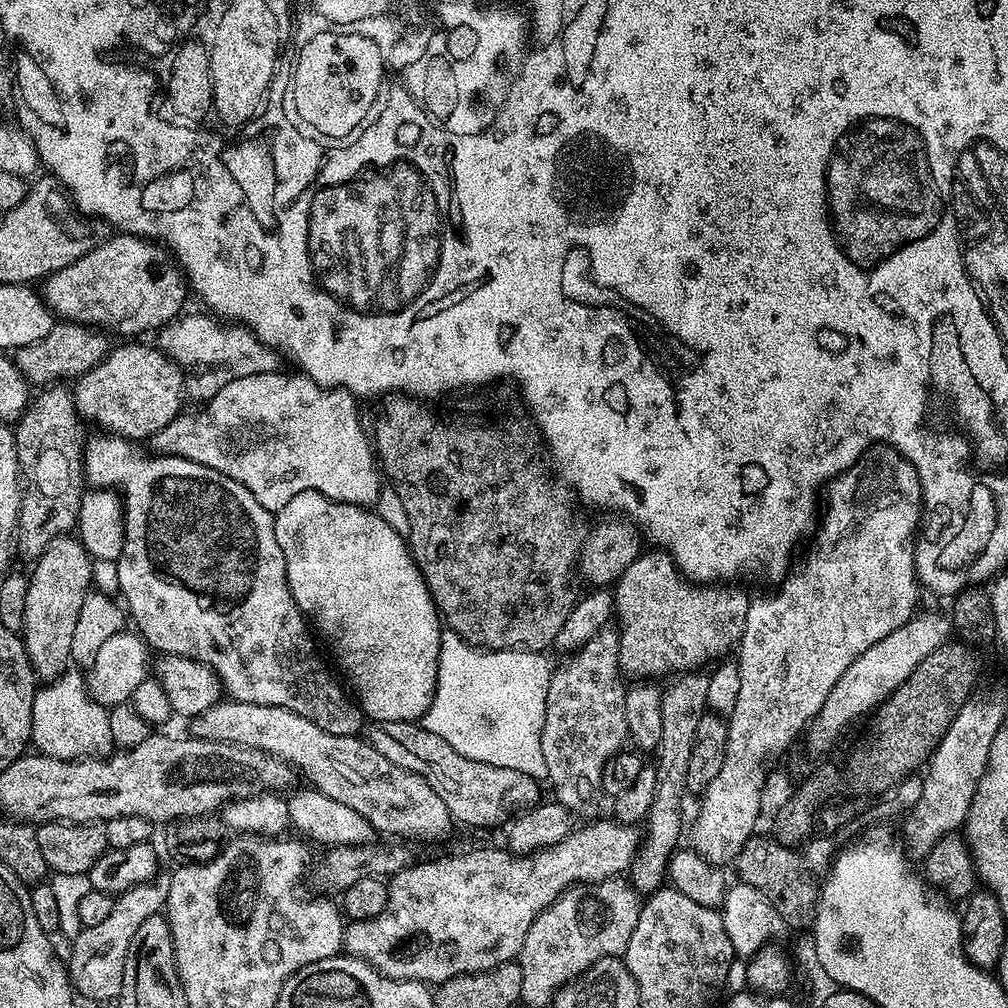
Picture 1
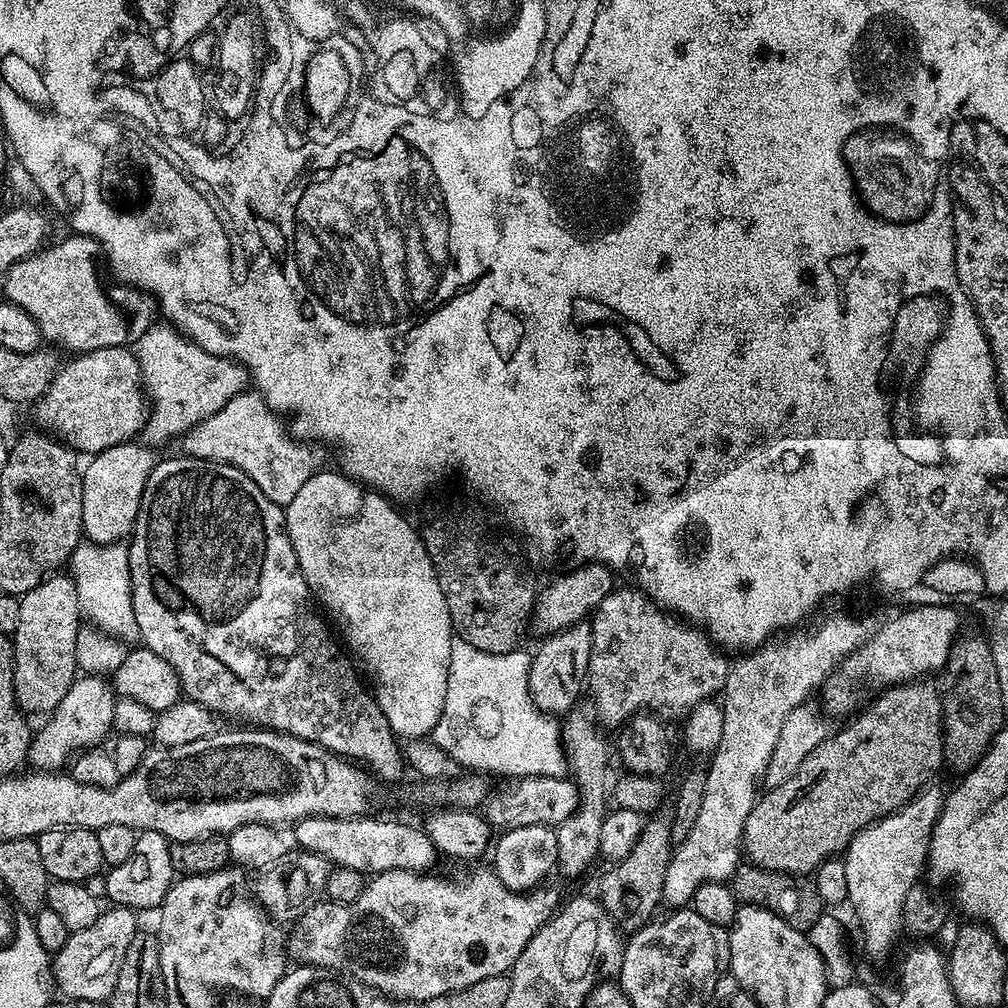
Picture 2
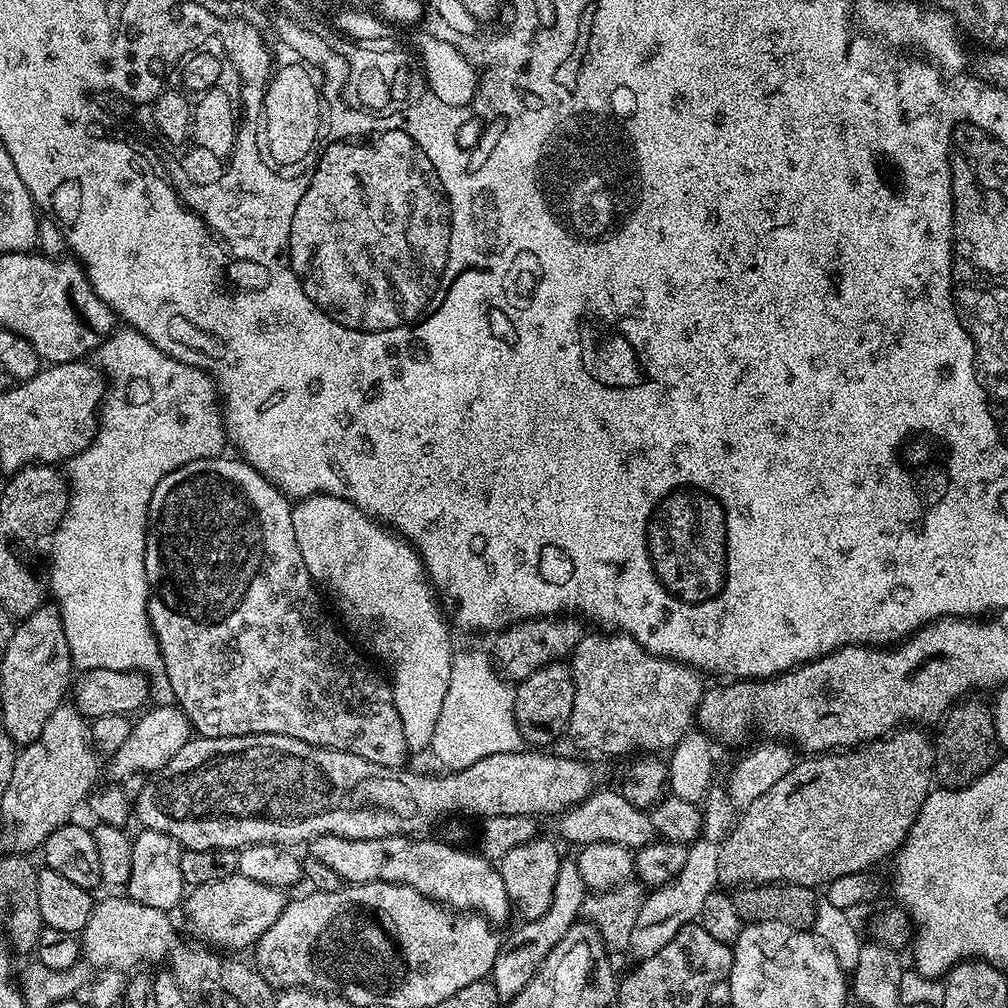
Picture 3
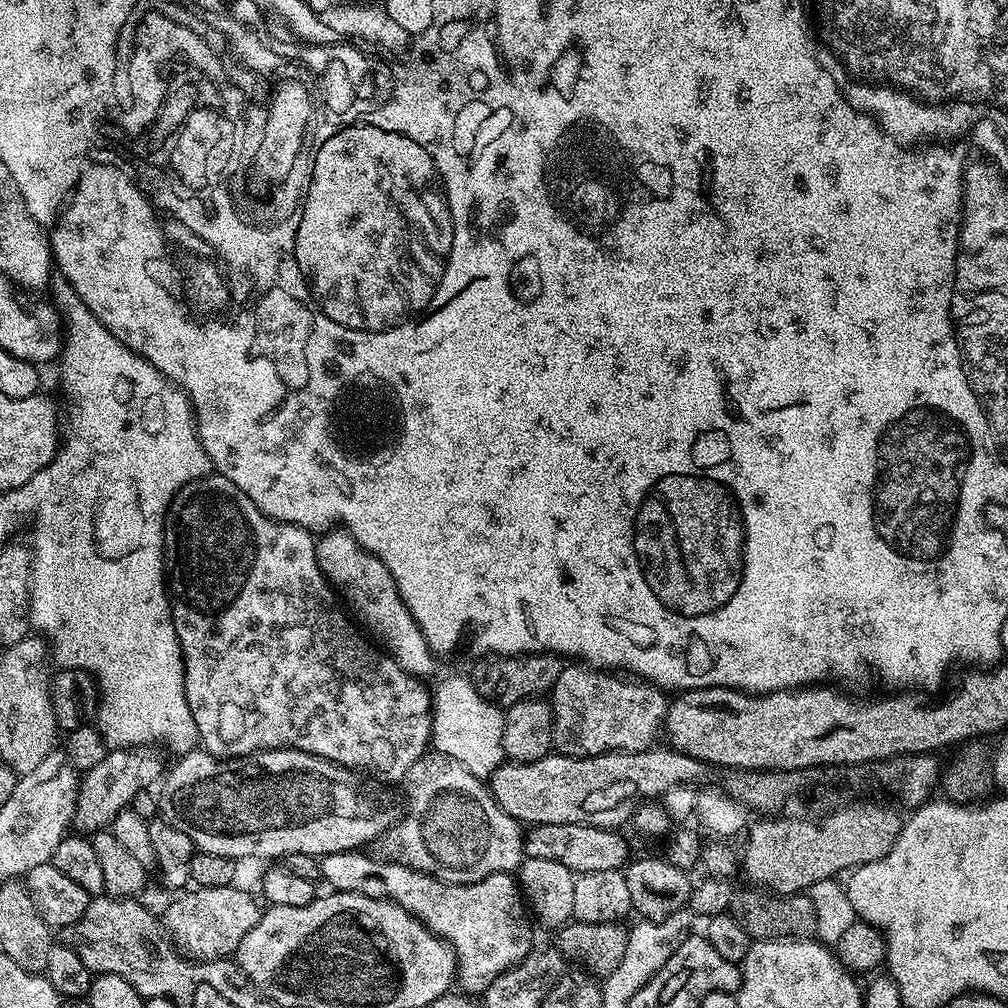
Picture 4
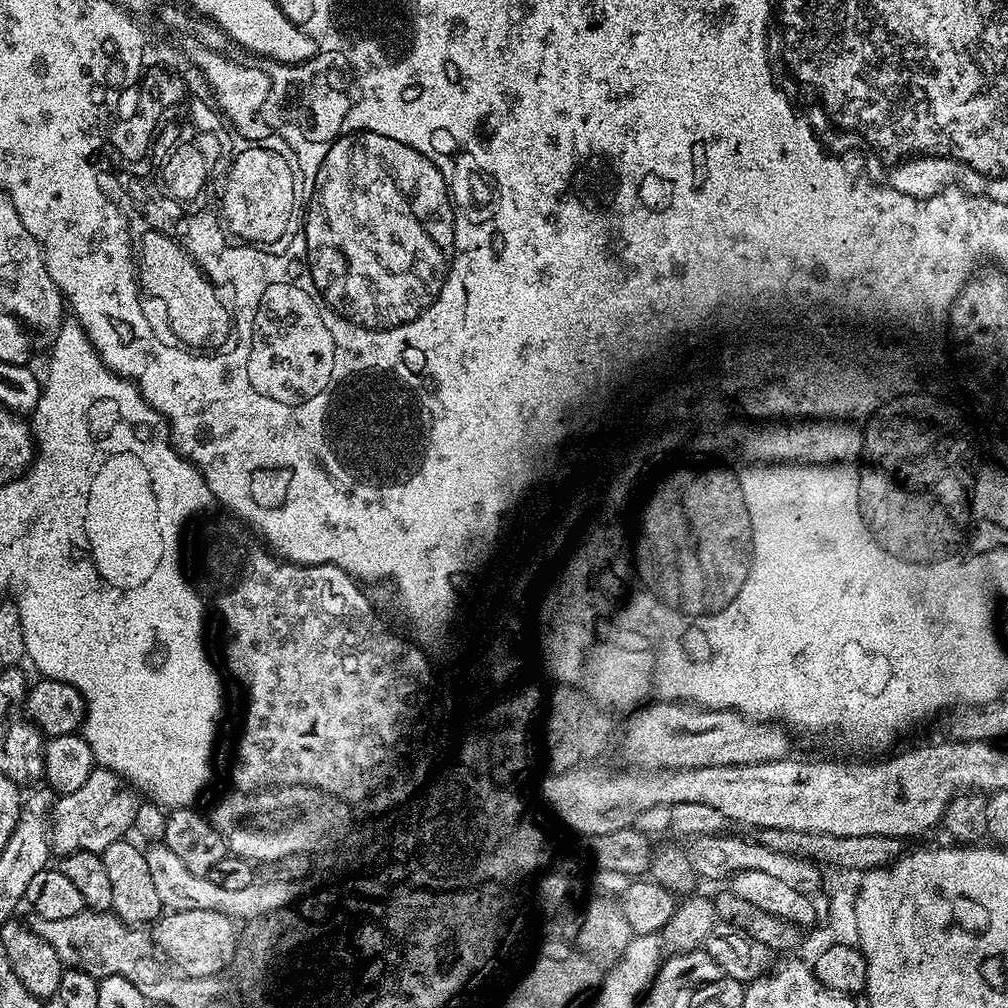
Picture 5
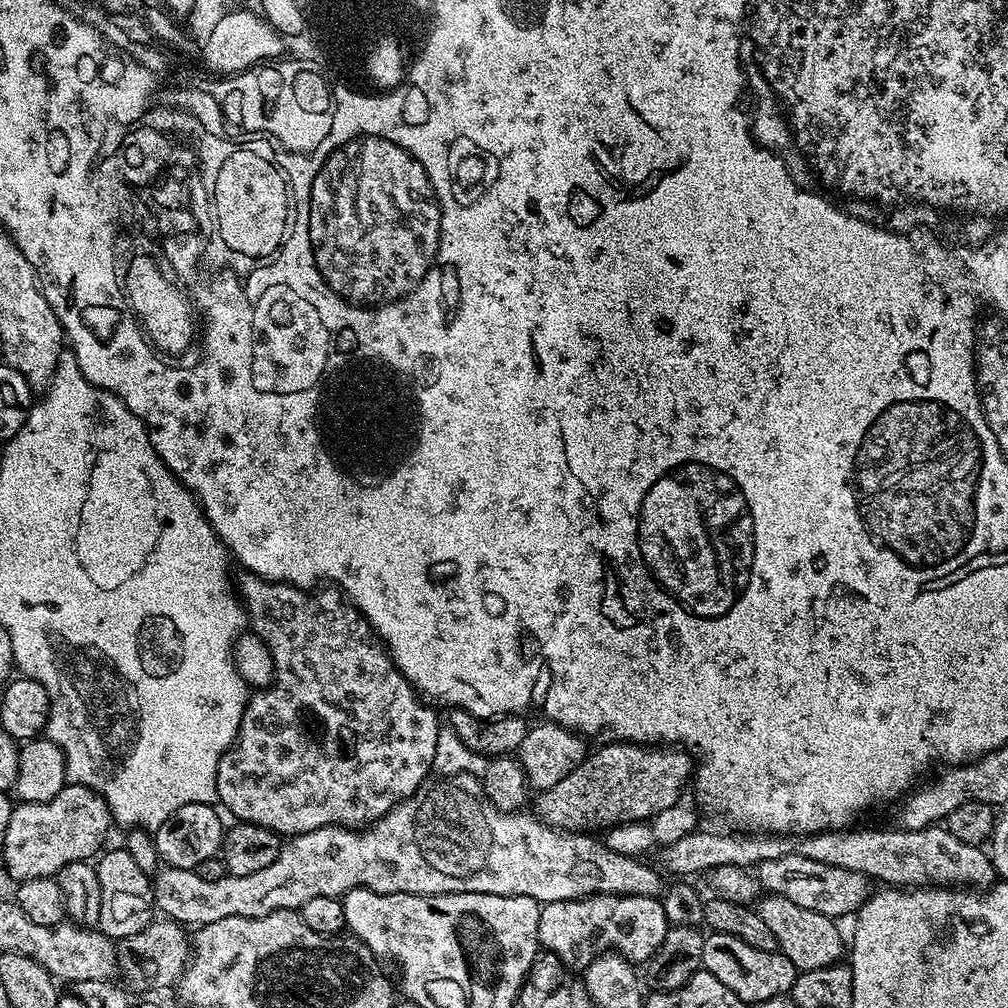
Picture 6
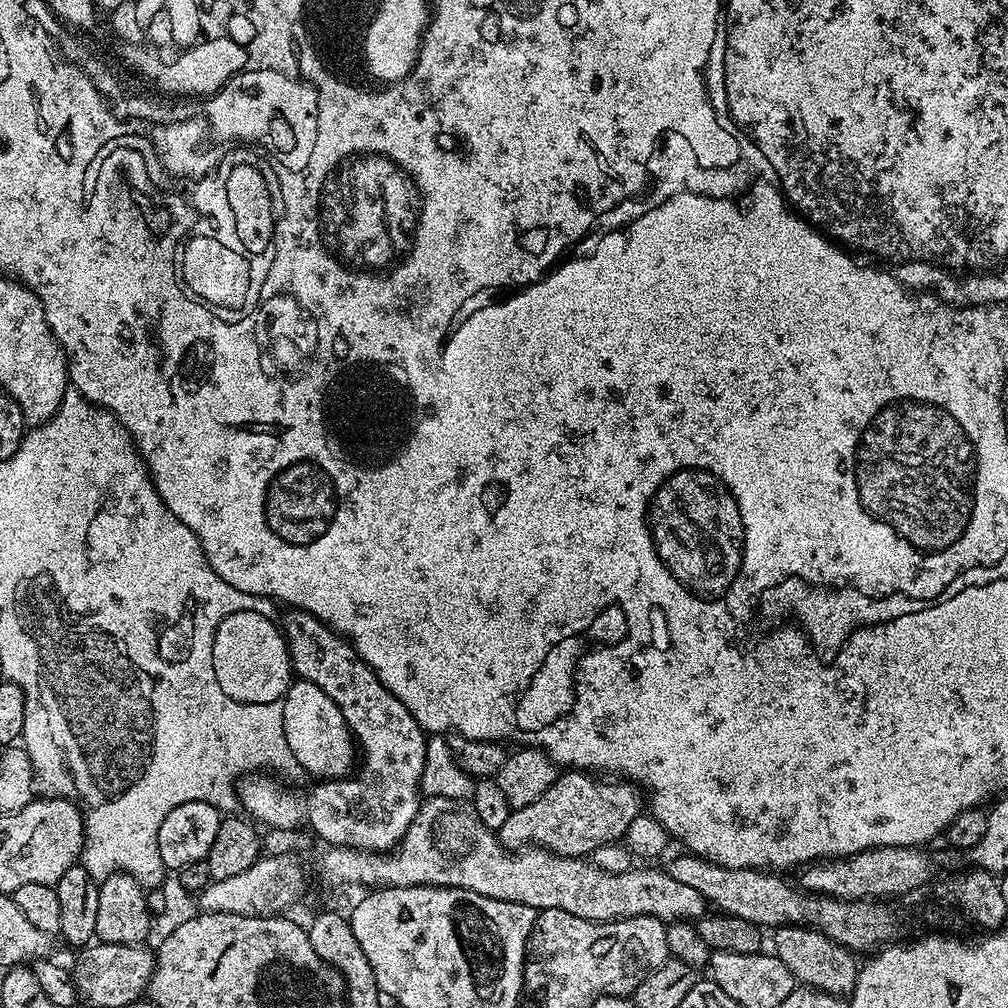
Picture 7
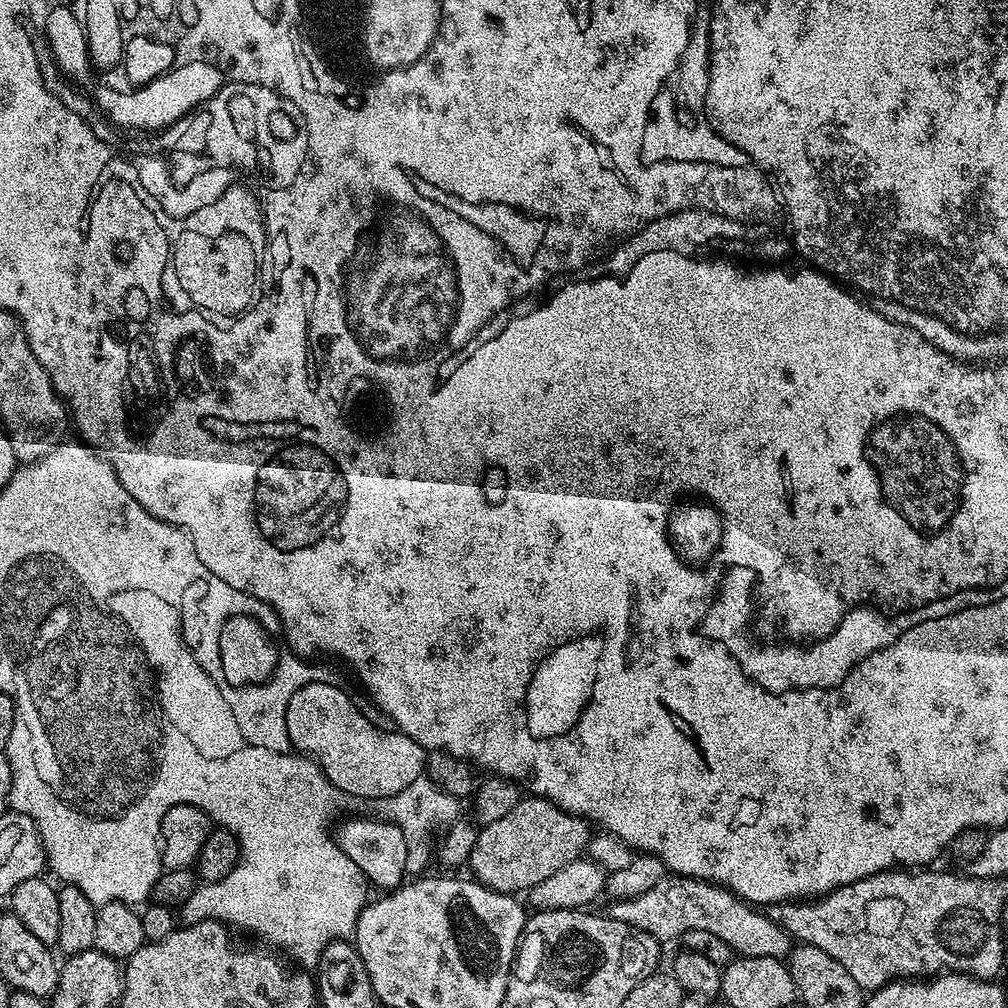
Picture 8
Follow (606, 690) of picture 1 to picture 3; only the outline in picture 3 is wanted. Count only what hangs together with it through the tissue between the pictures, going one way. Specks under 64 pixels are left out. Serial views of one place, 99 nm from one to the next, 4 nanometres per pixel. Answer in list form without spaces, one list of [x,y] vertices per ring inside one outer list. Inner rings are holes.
[[[565,859],[558,870],[553,901],[550,902],[549,909],[537,920],[521,923],[521,928],[512,936],[513,948],[505,947],[494,962],[490,979],[501,1001],[512,1001],[528,985],[530,978],[534,978],[536,971],[544,965],[544,959],[550,954],[550,950],[554,950],[554,946],[558,946],[558,942],[566,938],[566,930],[570,930],[581,915],[585,895],[582,874],[575,859]]]

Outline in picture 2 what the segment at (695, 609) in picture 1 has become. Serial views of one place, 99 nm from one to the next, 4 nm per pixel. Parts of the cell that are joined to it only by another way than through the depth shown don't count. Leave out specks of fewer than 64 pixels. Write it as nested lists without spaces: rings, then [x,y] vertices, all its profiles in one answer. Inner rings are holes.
[[[635,586],[617,587],[591,613],[593,648],[590,650],[586,688],[592,691],[592,704],[596,707],[594,716],[605,729],[619,729],[627,724],[636,713],[647,710],[661,721],[679,721],[704,700],[719,697],[726,686],[730,660],[717,645],[713,644],[707,632],[673,613],[659,608],[652,599]]]

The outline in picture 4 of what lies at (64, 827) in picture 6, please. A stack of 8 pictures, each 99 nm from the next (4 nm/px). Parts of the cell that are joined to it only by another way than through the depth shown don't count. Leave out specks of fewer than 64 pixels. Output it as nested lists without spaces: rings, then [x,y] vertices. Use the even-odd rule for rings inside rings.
[[[147,747],[113,748],[104,755],[102,762],[98,762],[98,766],[83,773],[79,777],[79,792],[76,796],[75,831],[80,834],[95,834],[107,829],[112,819],[131,805],[139,791],[151,789],[166,771],[166,763],[156,752],[159,751]]]

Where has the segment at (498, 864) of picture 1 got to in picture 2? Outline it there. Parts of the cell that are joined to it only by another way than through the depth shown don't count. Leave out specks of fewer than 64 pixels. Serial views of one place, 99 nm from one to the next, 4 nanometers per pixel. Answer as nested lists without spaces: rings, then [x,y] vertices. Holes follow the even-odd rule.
[[[488,866],[470,873],[461,884],[432,875],[436,874],[410,870],[375,873],[354,902],[321,902],[305,912],[293,927],[297,928],[287,937],[287,951],[295,959],[297,956],[301,965],[317,970],[329,968],[348,976],[357,975],[352,977],[355,983],[365,984],[383,996],[419,1002],[474,986],[474,982],[482,982],[482,978],[511,973],[518,954],[526,950],[526,942],[530,942],[532,935],[548,923],[561,903],[559,894],[547,886],[529,892],[508,889]]]

